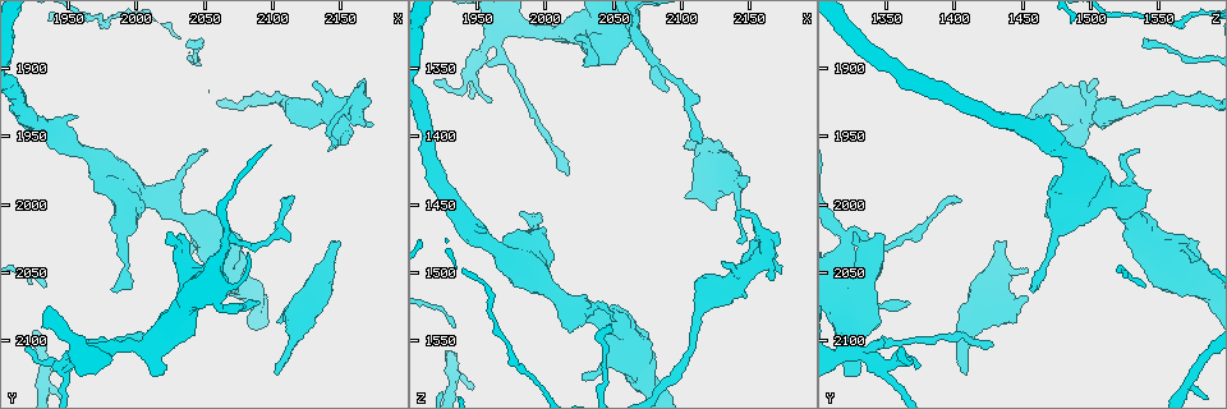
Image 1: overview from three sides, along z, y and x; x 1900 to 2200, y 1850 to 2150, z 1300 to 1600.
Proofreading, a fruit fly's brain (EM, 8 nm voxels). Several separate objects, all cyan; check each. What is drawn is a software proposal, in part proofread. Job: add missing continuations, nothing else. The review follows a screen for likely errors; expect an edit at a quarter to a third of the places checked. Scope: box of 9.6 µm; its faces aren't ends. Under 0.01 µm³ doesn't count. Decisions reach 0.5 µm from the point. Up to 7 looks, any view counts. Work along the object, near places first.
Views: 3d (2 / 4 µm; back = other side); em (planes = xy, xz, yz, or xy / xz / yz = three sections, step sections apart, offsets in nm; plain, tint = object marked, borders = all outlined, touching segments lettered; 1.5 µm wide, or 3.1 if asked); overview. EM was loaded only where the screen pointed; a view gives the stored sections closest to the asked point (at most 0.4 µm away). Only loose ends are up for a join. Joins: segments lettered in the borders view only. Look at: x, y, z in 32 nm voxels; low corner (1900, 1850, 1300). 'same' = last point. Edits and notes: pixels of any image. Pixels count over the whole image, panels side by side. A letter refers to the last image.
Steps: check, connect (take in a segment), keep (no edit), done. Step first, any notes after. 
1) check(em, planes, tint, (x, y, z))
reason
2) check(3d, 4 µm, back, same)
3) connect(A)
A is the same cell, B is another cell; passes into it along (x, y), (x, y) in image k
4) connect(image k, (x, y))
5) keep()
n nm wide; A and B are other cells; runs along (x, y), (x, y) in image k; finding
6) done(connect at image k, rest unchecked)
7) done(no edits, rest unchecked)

check(em, planes, borders, (1960, 2118, 1376))
branch stops here

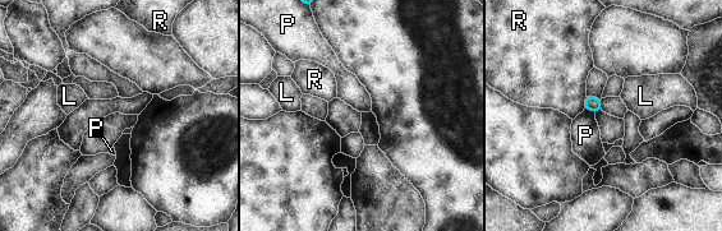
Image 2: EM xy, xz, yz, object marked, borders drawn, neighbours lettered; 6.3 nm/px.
keep()
L, P and R are other cells; border along (584, 107), (594, 112) in image 2; none of them fits

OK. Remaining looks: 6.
check(em, planes, borders, (2018, 2102, 1430))
tapers out

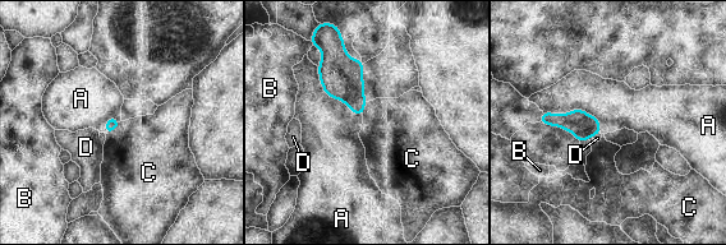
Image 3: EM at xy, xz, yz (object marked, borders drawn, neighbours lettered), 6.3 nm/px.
keep()
A, B, C and D are other cells; border along (120, 121), (106, 134) in image 3; no lettered segment goes on from it

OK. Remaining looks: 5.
check(em, planes, tint, (2126, 2068, 1454))
stops while still wide

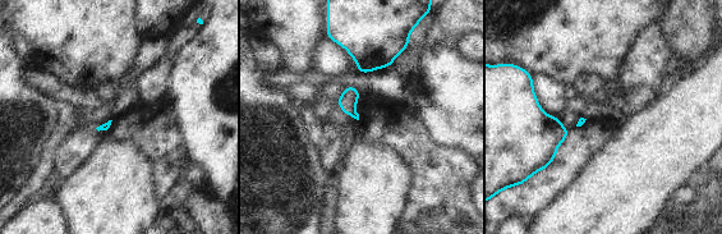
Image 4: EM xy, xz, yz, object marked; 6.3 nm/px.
check(em, planes, borders, same)

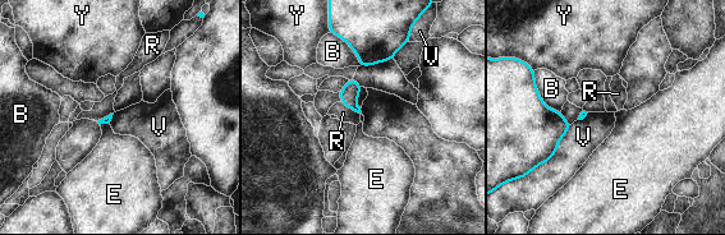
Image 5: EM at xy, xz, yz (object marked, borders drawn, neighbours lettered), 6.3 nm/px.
keep()
V touches over 340 nm; B, E, R, V and Y are other cells; none of them fits

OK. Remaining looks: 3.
done(no edits, rest unchecked)

